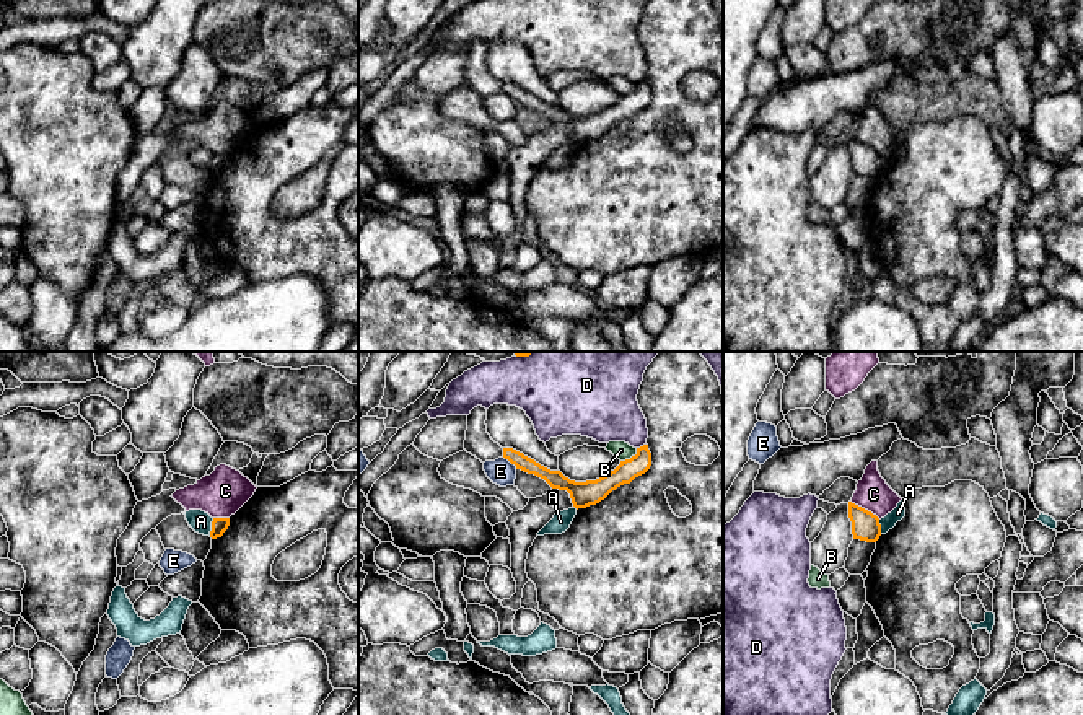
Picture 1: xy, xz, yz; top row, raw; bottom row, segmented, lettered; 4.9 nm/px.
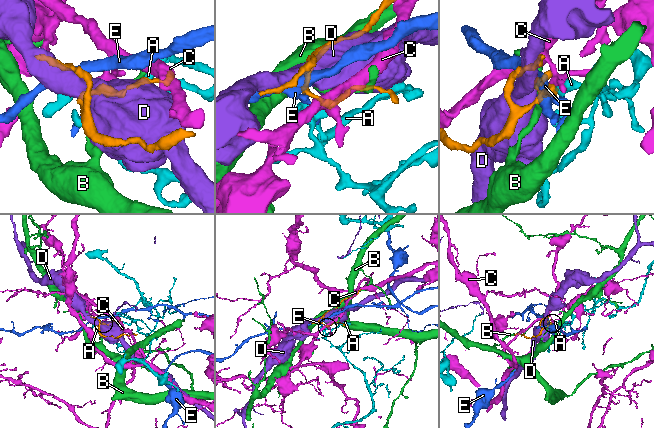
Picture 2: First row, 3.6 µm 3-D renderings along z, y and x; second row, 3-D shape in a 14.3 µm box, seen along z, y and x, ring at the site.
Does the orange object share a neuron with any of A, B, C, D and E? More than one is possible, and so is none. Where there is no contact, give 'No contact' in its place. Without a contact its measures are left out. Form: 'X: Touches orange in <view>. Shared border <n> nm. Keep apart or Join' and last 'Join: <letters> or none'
A: Touches orange in xy. Shared border 90 nm. Keep apart
B: Touches orange in xz. Shared border 110 nm. Keep apart
C: Touches orange in yz. Shared border 180 nm. Keep apart
D: Touches orange in xz. Shared border 50 nm. Keep apart
E: Touches orange in xz. Shared border 90 nm. Keep apart
Join: none

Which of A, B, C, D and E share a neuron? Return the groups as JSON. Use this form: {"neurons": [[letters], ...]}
{"neurons": [["A"], ["B"], ["C"], ["D"], ["E"]]}

